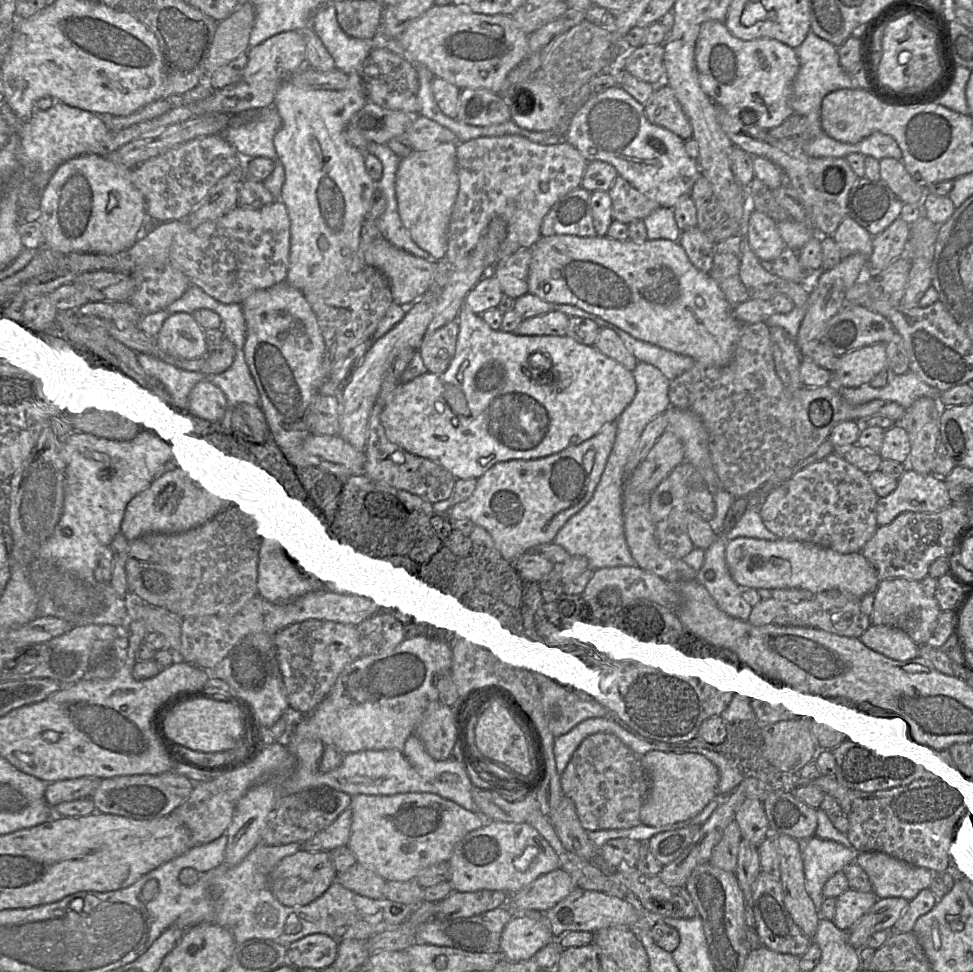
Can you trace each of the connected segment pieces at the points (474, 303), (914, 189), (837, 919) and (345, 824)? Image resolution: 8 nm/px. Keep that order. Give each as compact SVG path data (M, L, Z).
M486 274L468 293L464 303L476 314L496 308L504 293L499 280L492 274Z
M883 158L879 161L880 179L897 195L904 204L921 205L925 187L918 185L900 160Z
M848 889L836 898L836 912L832 921L837 928L847 932L877 900L872 891L860 892Z
M344 810L327 828L315 834L311 839L300 843L307 852L331 851L347 845L350 838L352 811Z

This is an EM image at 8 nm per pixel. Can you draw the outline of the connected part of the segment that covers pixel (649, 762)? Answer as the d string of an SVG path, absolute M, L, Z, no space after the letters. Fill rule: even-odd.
M684 748L670 752L650 750L639 756L650 779L649 793L640 811L642 824L663 826L691 819L718 794L718 768L700 754L700 749L706 748Z

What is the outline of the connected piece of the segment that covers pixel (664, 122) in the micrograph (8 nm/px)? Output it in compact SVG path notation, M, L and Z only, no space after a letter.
M664 82L654 86L653 94L644 105L648 121L673 132L685 141L691 139L691 123L672 88Z

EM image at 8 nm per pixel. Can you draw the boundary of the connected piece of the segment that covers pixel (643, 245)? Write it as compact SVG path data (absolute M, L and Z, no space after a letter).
M541 236L531 247L528 293L554 305L569 304L581 308L617 326L632 337L692 357L705 365L722 367L733 358L743 324L736 319L733 305L716 281L698 270L678 241L667 239L636 243L606 236Z

